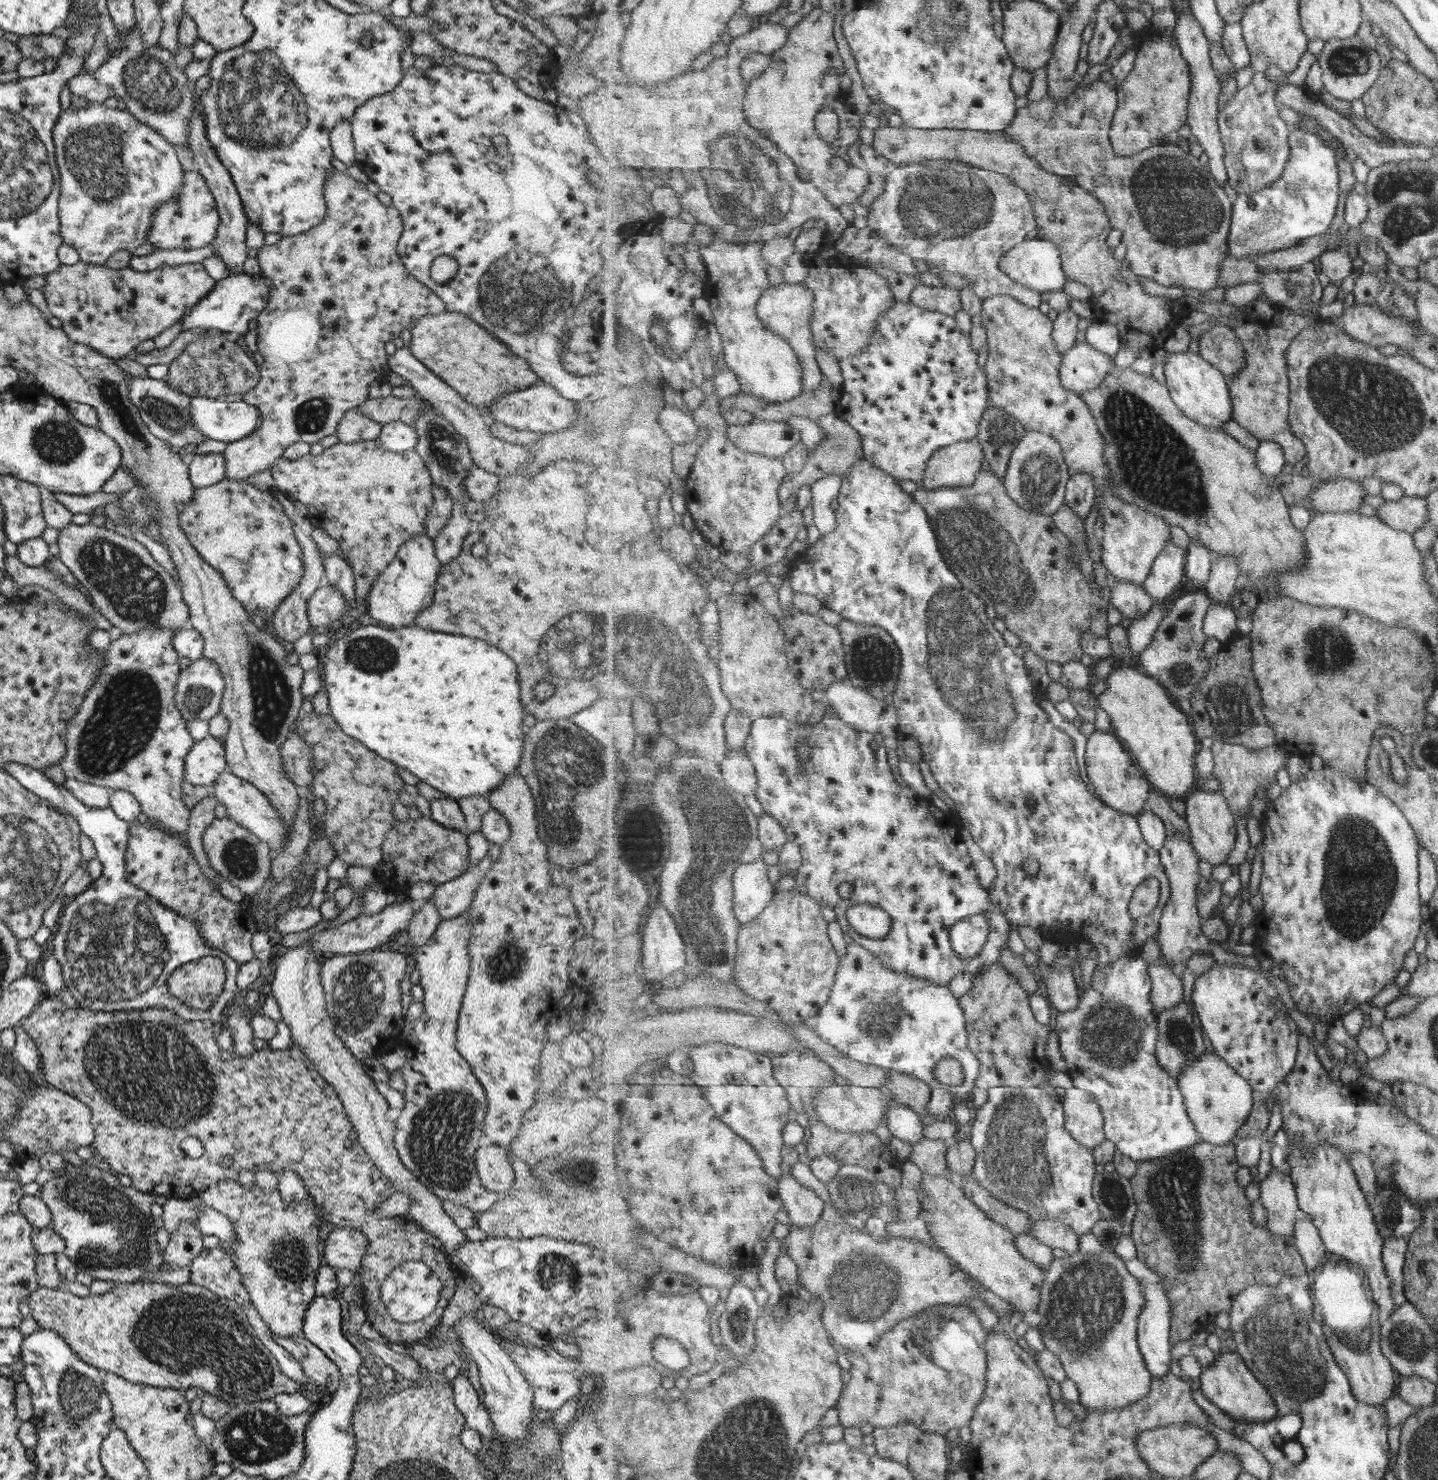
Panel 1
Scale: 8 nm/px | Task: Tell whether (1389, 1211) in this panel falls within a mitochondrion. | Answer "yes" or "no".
yes

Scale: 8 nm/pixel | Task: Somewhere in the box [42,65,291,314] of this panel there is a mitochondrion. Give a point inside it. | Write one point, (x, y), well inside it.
(92, 155)

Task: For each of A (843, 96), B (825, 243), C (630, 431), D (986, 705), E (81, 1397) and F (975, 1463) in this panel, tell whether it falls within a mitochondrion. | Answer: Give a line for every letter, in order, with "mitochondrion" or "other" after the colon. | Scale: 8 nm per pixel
A: other
B: other
C: other
D: mitochondrion
E: mitochondrion
F: other

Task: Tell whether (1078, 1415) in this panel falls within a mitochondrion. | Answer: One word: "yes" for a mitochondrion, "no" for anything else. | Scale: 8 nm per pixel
no

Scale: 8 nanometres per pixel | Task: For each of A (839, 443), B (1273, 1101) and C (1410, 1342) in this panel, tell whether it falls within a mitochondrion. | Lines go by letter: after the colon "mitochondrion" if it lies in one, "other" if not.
A: mitochondrion
B: other
C: mitochondrion

